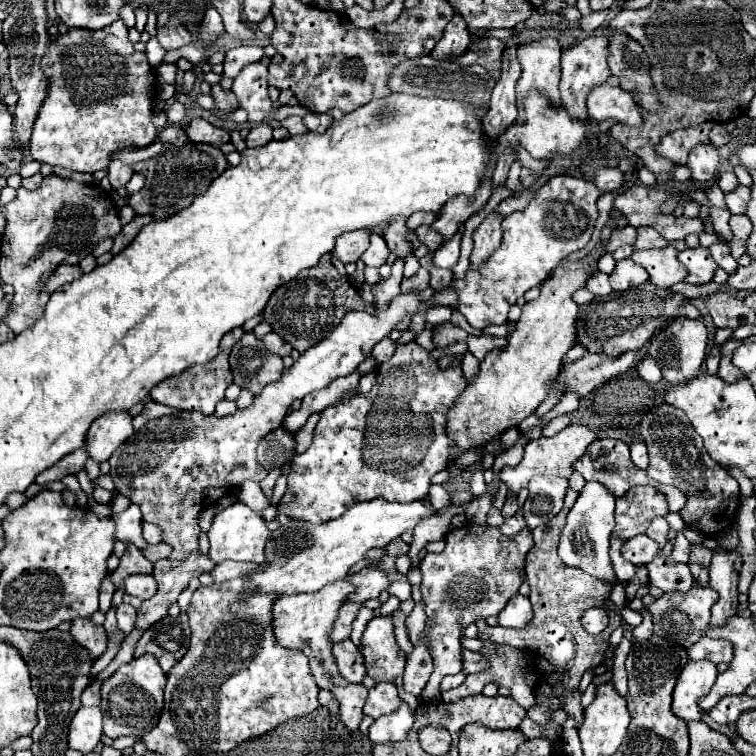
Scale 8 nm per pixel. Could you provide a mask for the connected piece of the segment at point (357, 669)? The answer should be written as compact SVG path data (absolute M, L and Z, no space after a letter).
M351 639L339 641L333 645L333 655L337 659L339 673L349 681L349 683L361 683L365 675L365 665L359 649L353 645Z

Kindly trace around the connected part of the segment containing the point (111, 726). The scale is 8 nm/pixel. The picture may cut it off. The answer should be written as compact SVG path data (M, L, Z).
M141 655L127 665L121 665L101 687L101 711L103 711L103 733L111 739L125 735L141 737L149 733L163 709L163 689L165 673L161 671L153 655Z

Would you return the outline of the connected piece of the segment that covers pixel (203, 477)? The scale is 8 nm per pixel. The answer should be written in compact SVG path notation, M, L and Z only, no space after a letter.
M419 289L399 293L385 309L375 307L373 315L367 311L349 311L327 339L301 353L277 383L265 387L265 391L261 391L247 409L237 409L235 415L223 419L213 415L205 417L197 411L179 411L155 401L149 401L143 407L143 411L133 419L133 435L109 457L109 475L117 491L141 507L143 521L155 523L163 529L163 541L173 547L173 553L169 555L171 559L185 559L185 555L197 549L201 531L197 517L203 509L221 499L205 497L205 491L217 491L223 495L229 487L237 487L247 479L265 479L269 471L255 455L259 441L269 431L281 427L281 419L295 399L303 399L305 395L327 387L337 377L351 375L361 361L369 359L373 347L387 337L397 323L405 319L405 315L413 317L419 311L419 295Z

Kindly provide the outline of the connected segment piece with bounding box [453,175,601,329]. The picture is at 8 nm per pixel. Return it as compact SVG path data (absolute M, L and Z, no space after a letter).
M571 175L551 177L531 199L531 203L517 213L503 219L503 243L481 269L469 269L465 279L455 281L459 295L457 309L465 315L471 327L485 329L489 325L507 323L511 305L531 287L539 287L559 261L573 251L583 249L593 235L597 221L599 191L591 181Z

